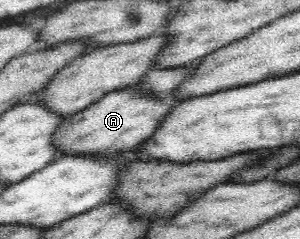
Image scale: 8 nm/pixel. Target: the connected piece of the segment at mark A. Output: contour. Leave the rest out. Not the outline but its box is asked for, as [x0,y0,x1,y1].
[54,63,195,155]

